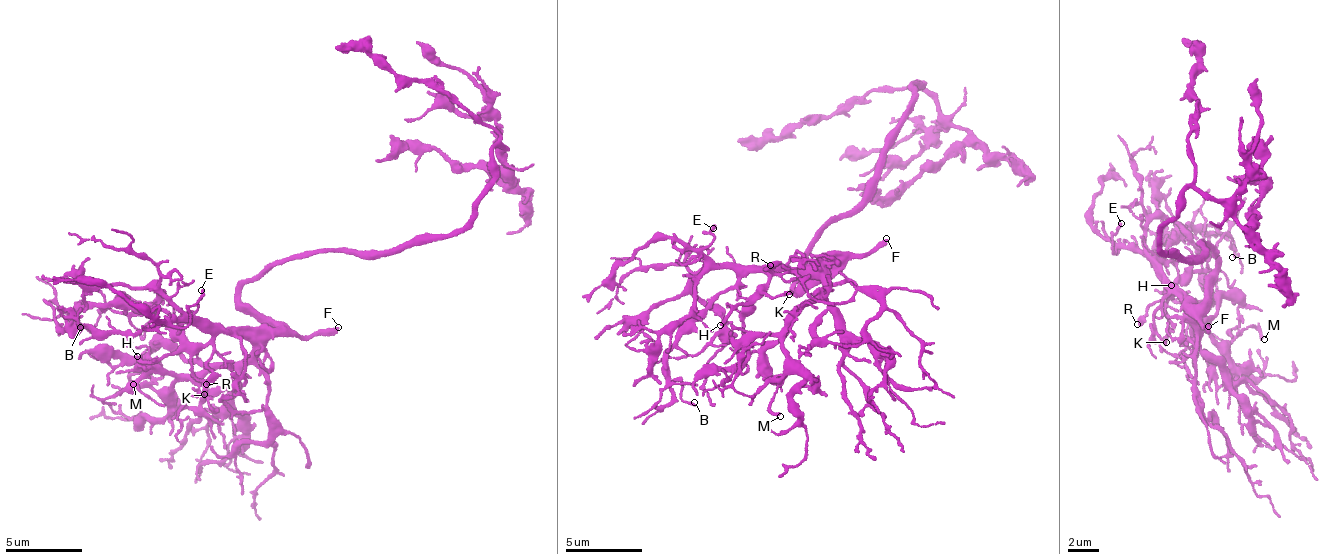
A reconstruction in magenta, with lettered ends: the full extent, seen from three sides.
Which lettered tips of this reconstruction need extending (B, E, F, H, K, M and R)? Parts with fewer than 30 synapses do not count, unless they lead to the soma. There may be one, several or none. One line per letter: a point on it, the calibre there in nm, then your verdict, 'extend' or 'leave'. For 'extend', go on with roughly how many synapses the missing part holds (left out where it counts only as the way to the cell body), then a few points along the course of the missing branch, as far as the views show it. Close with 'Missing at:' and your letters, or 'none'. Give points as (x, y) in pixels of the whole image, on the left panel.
B: (80, 327) | 80 nm | leave
E: (201, 290) | 160 nm | leave
F: (338, 327) | 280 nm | extend
H: (137, 356) | 100 nm | leave
K: (204, 394) | 170 nm | leave
M: (133, 384) | 200 nm | leave
R: (206, 384) | 280 nm | leave
Missing at: F

